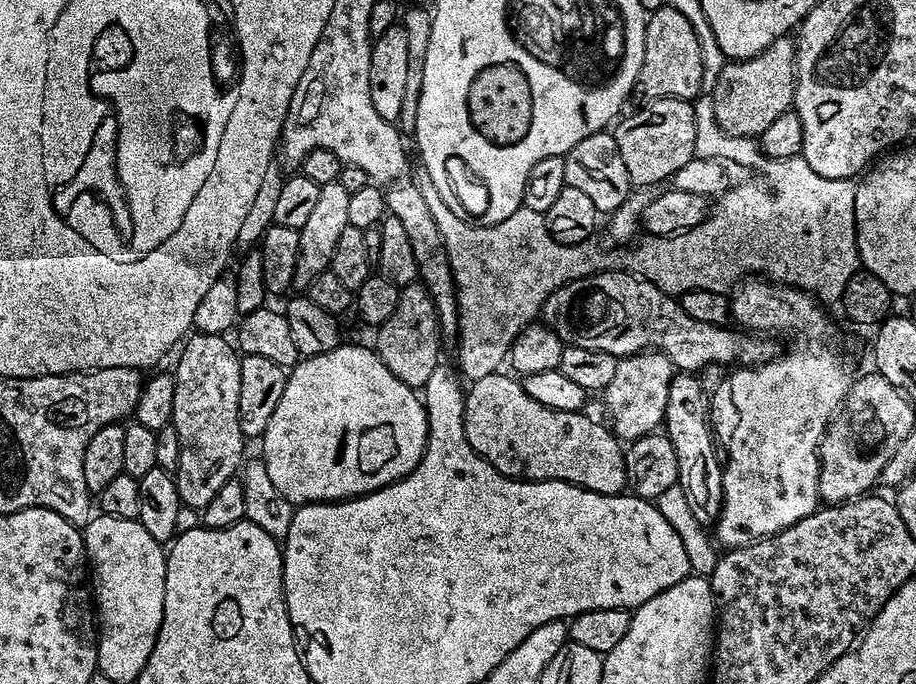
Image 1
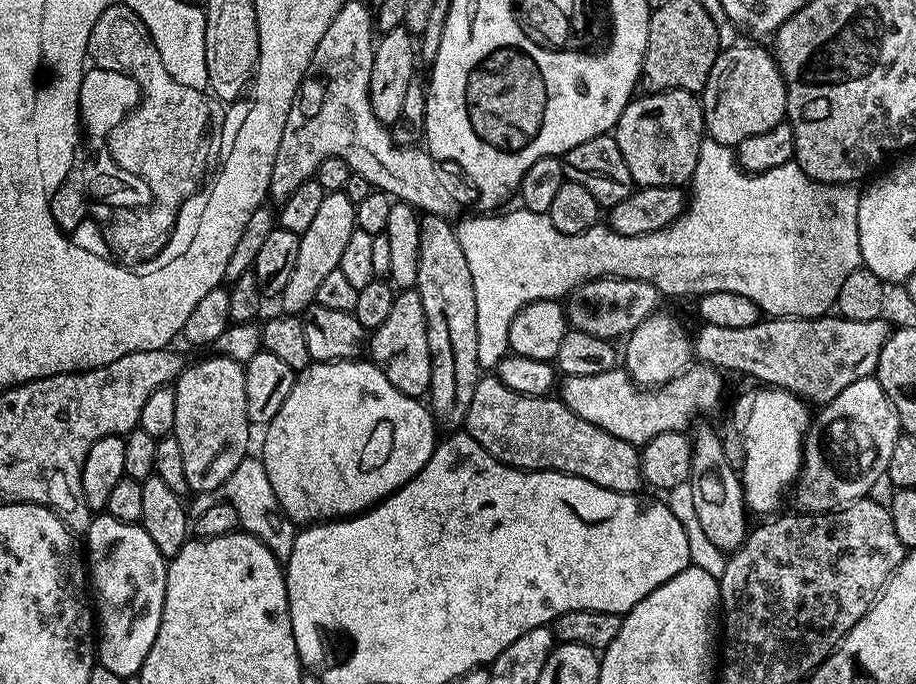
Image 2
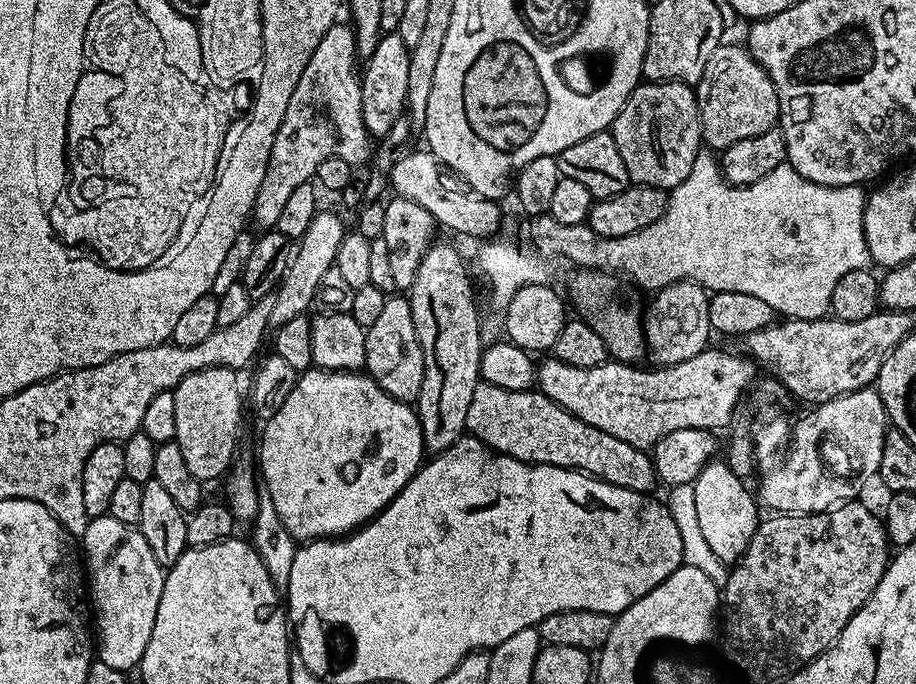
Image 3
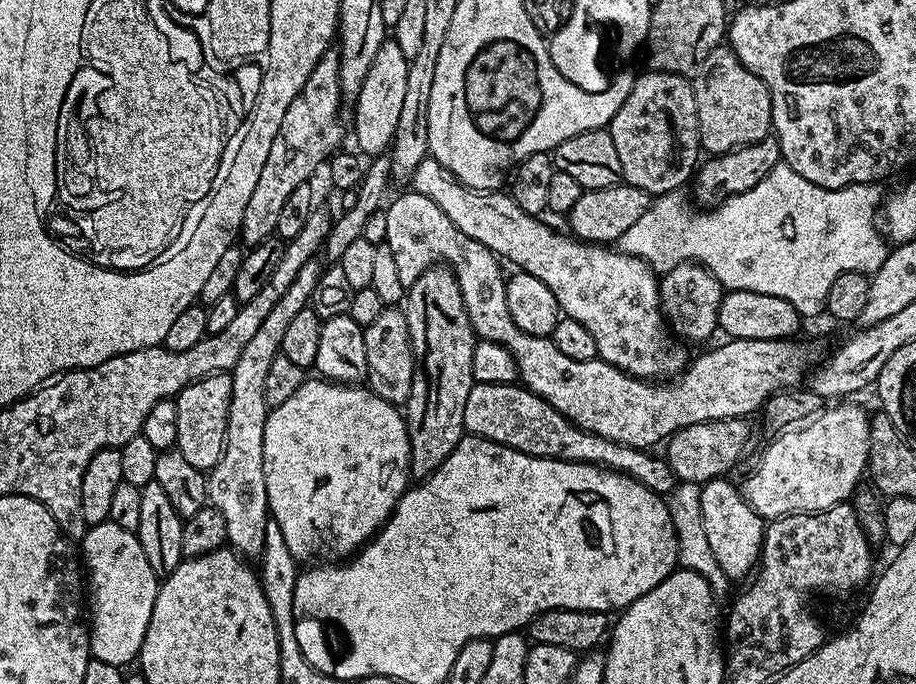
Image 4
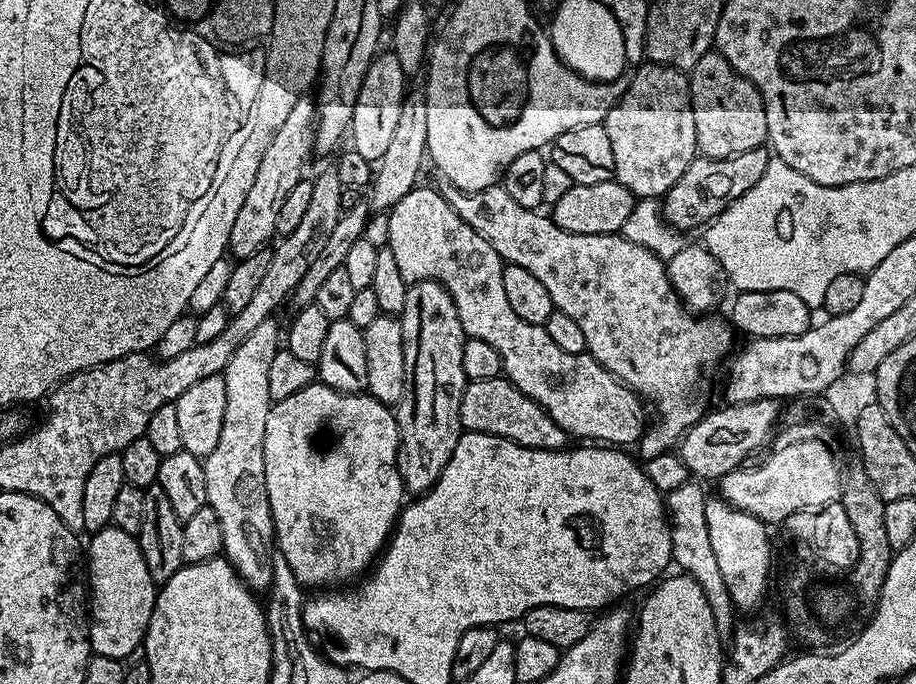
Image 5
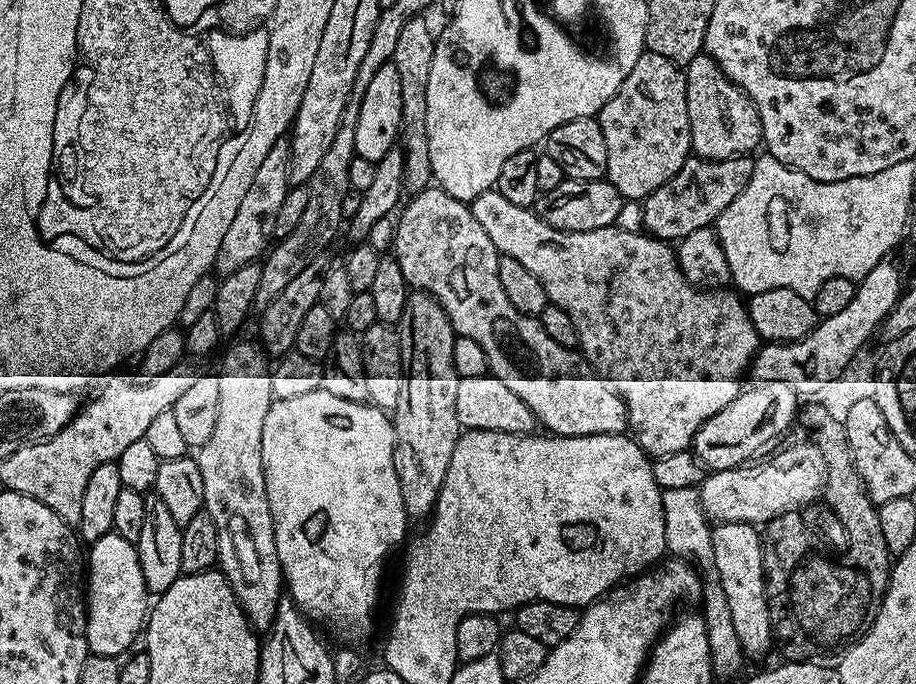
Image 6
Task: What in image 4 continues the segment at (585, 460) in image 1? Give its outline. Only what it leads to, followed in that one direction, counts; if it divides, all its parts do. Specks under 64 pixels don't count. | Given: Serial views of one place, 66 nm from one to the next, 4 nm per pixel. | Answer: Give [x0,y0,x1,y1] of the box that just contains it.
[464,383,678,494]

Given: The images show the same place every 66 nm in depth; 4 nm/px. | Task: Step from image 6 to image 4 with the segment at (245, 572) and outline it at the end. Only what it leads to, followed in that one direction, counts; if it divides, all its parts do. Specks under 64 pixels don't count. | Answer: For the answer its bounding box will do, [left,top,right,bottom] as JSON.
[207,258,321,558]

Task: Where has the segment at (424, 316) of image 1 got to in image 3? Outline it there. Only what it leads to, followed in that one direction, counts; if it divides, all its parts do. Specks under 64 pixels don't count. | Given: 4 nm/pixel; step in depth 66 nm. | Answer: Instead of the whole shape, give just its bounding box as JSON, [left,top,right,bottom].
[364,295,423,405]

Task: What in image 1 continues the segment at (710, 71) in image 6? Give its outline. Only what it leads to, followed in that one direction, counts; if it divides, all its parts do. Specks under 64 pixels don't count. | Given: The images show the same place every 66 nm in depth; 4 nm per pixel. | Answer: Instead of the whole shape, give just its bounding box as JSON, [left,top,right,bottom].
[710,35,796,138]

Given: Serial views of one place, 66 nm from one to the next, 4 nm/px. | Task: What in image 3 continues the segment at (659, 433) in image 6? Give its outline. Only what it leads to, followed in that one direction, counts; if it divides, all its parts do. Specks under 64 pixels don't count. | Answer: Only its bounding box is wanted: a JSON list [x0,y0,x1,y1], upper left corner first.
[390,150,646,364]

